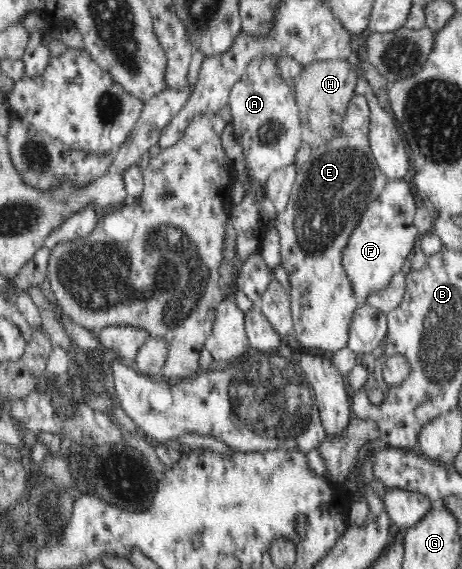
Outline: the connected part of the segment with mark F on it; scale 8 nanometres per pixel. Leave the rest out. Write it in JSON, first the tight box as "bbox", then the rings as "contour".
{"bbox":[343,179,421,303],"contour":[[[387,179],[384,190],[364,211],[343,250],[344,273],[352,283],[355,296],[365,303],[366,296],[380,293],[408,263],[414,245],[421,237],[414,219],[416,201],[404,179]]]}

